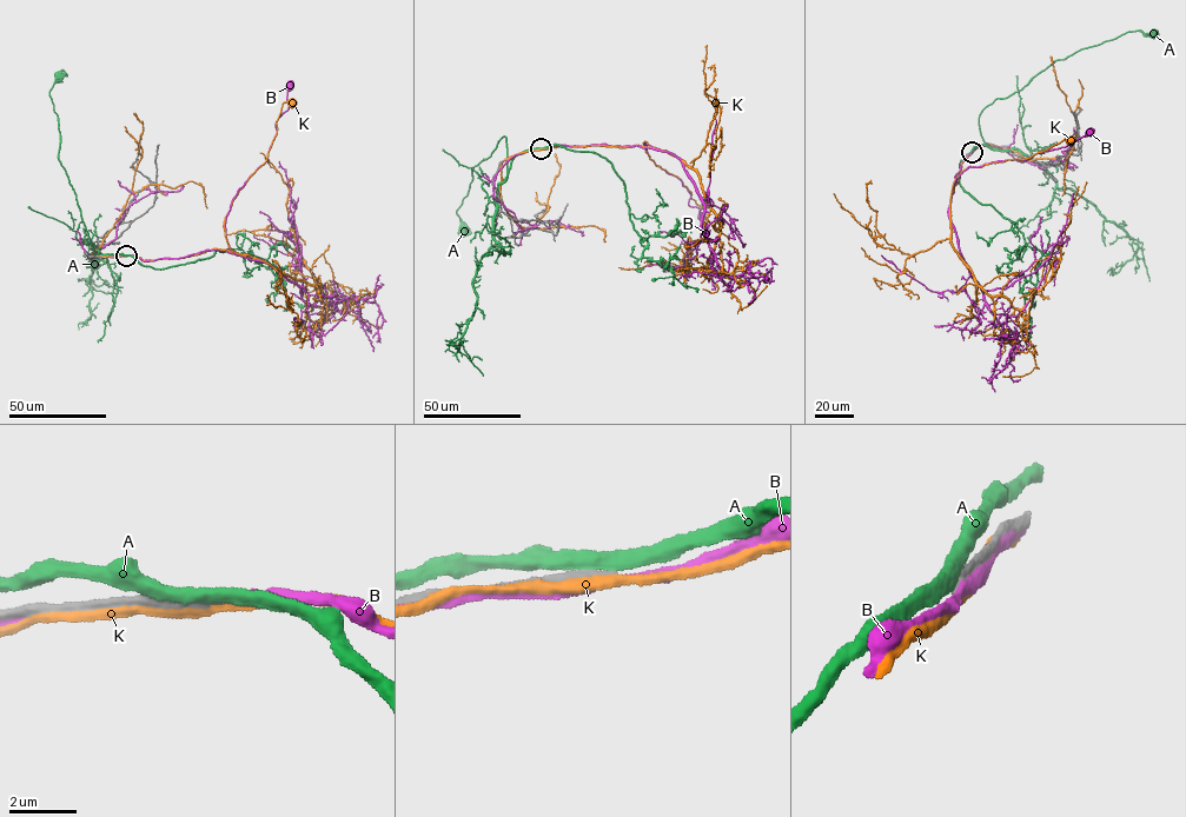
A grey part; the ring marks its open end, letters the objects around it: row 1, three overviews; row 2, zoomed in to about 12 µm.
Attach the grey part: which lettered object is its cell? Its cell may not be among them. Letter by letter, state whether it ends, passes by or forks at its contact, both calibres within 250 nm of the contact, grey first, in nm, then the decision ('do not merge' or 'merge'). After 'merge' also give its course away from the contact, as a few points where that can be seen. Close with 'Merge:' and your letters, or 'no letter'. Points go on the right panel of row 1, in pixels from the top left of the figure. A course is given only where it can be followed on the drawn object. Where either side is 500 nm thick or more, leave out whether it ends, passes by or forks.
A: it passes by; calibres 340 and 440 nm; do not merge
B: it passes by; calibres 280 and 300 nm; do not merge
K: it passes by; calibres 280 and 300 nm; do not merge
Merge: no letter

